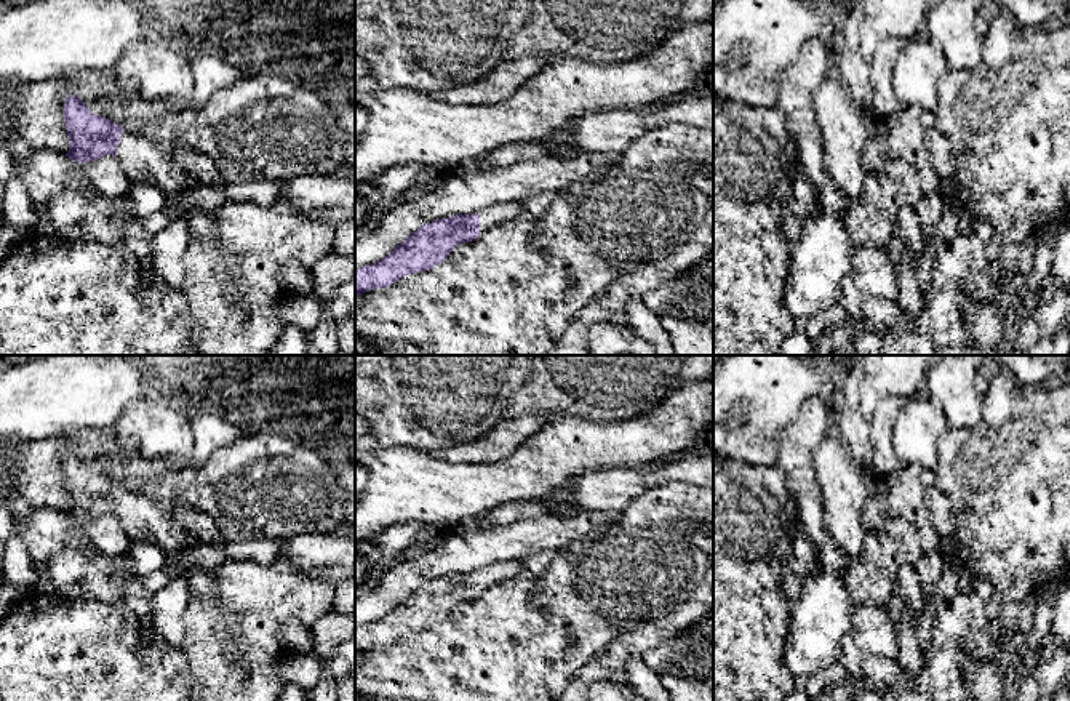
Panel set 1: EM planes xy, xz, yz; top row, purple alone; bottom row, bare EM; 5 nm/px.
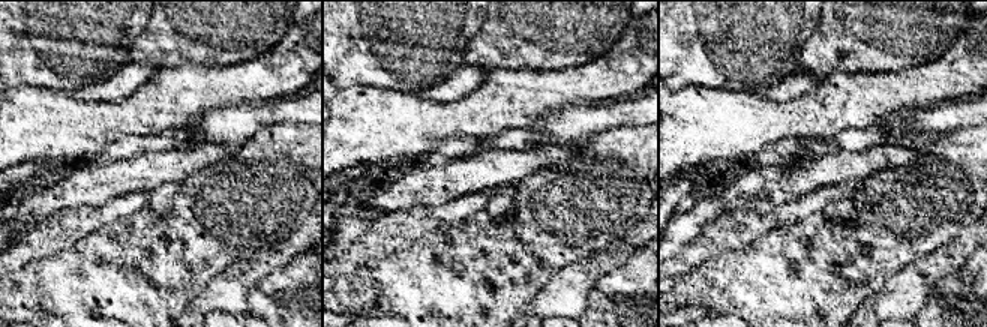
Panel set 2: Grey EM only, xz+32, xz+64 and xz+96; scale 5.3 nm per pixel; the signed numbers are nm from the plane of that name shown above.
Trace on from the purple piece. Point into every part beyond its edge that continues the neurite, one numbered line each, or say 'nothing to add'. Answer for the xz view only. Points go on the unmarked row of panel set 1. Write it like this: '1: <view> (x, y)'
1: xz (506, 570)

